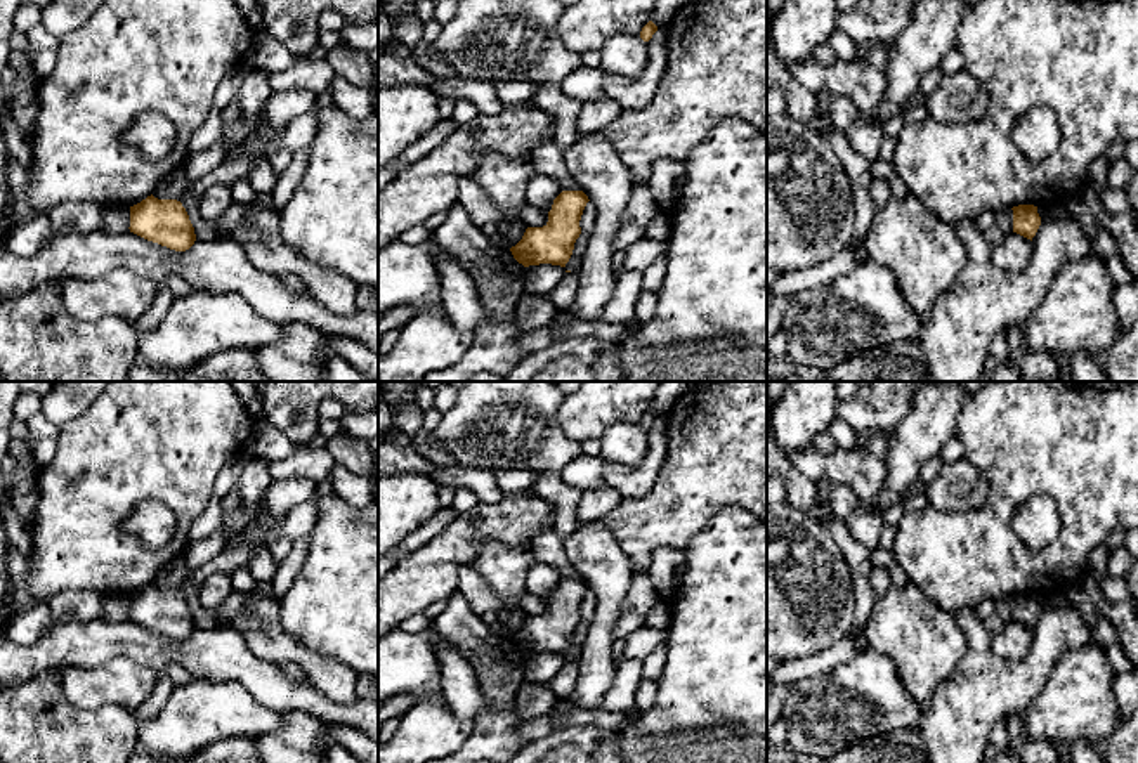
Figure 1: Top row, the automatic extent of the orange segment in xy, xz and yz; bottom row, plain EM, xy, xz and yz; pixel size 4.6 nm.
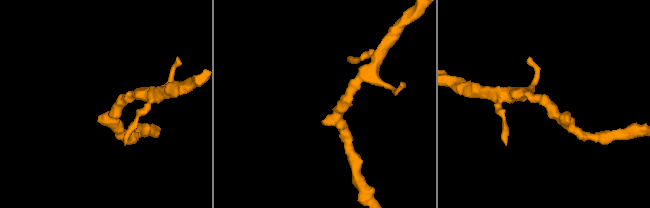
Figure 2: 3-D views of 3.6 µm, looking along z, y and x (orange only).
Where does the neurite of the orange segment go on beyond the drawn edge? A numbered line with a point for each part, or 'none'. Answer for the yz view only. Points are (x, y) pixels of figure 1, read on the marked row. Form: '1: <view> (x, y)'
none

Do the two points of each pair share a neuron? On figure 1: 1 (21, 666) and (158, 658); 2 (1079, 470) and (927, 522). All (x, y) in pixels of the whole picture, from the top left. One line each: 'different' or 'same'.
1: same
2: same

